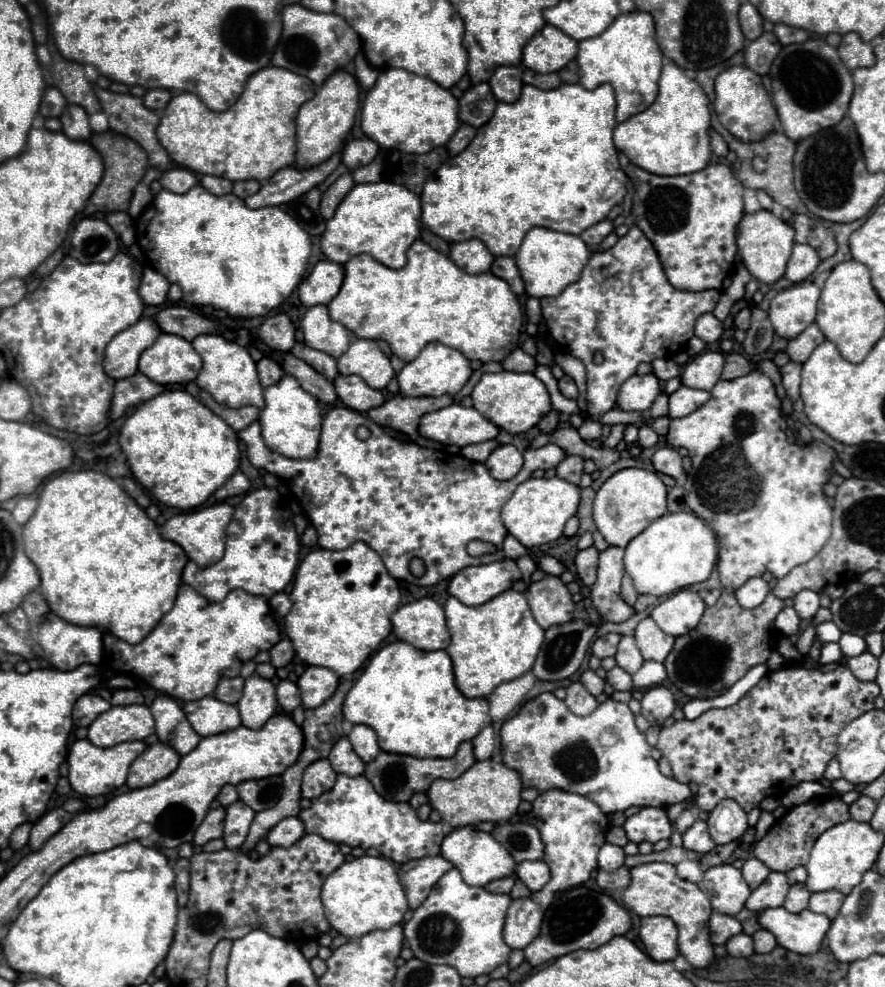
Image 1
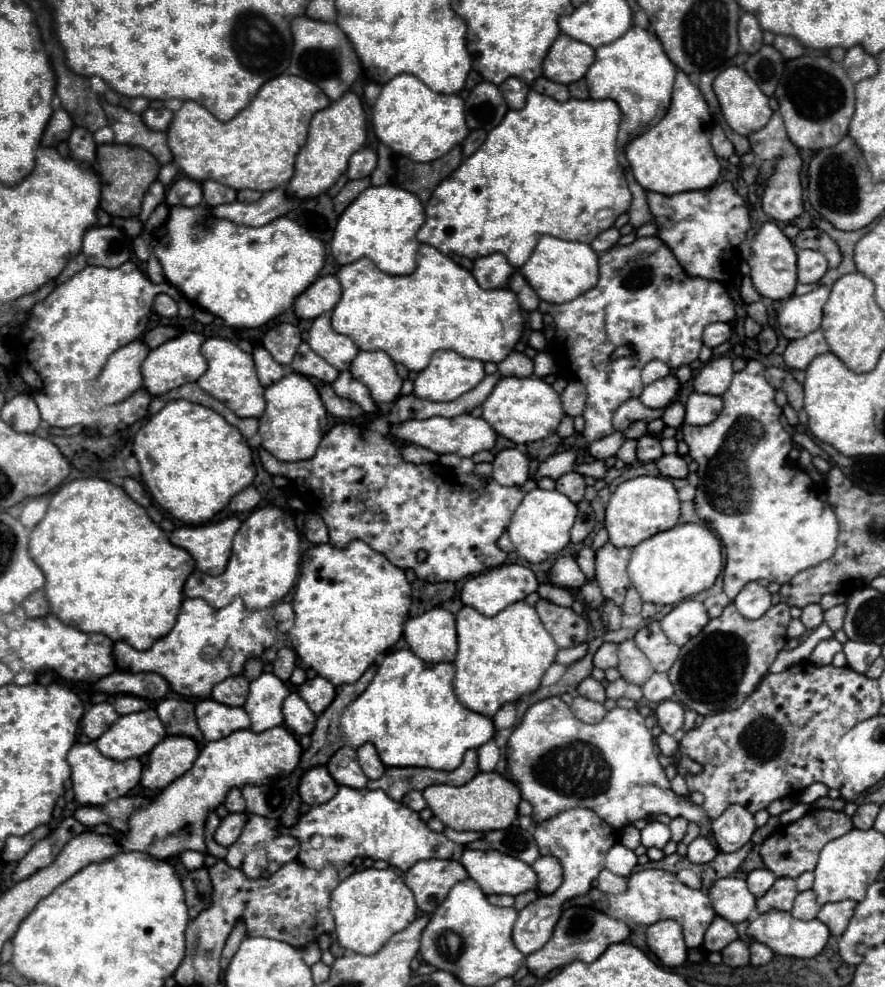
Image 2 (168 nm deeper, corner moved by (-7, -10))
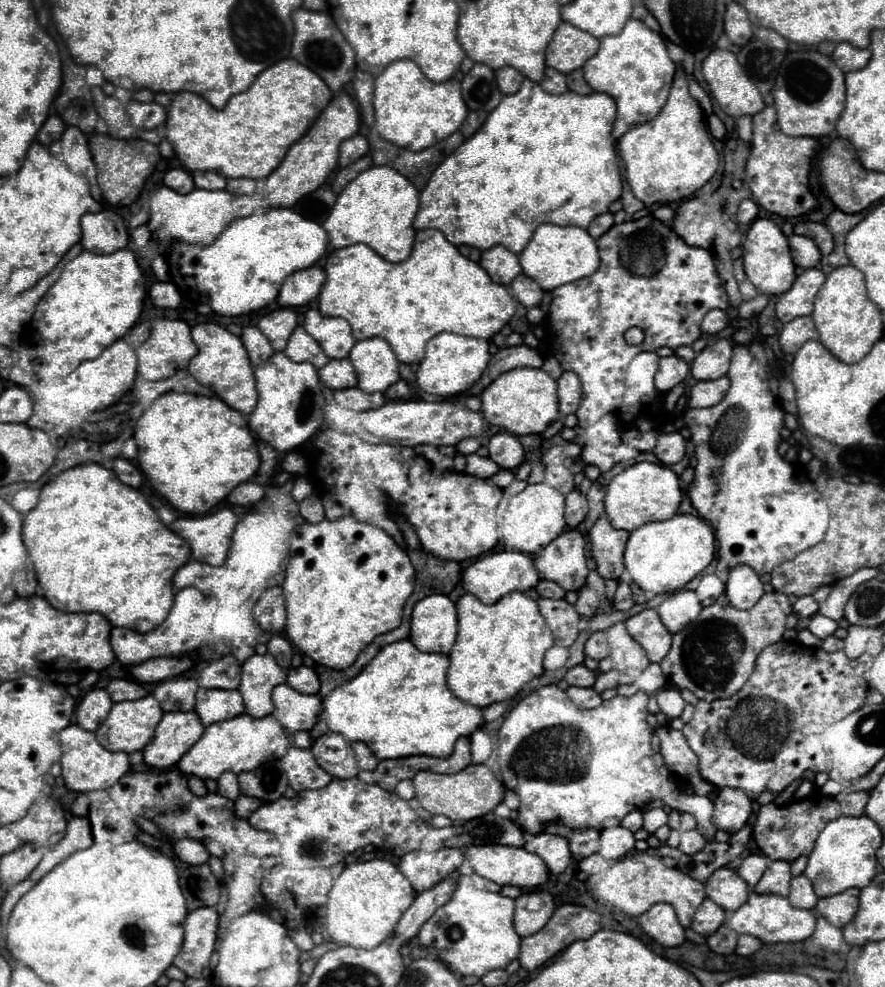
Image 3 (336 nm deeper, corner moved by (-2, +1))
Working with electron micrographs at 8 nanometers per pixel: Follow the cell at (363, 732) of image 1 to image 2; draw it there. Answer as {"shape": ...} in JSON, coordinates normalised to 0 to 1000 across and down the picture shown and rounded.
{"shape":[[[411,754],[402,762],[405,762],[405,772],[407,772],[407,776],[416,788],[423,790],[423,788],[429,788],[429,784],[434,784],[436,776],[429,772],[427,762],[420,754]]]}

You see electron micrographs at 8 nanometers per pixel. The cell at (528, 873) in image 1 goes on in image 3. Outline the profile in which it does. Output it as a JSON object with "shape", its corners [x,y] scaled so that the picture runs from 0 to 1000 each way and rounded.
{"shape":[[[623,844],[602,846],[602,848],[595,850],[593,860],[598,864],[609,866],[618,874],[618,878],[620,878],[620,882],[625,887],[636,884],[647,874],[647,866],[645,866],[643,854],[634,846],[623,846]]]}

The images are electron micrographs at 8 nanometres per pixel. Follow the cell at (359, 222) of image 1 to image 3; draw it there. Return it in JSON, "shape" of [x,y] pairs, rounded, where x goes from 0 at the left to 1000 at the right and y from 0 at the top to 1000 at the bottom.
{"shape":[[[419,167],[406,175],[381,200],[369,224],[365,226],[372,236],[372,246],[379,252],[412,246],[442,266],[458,264],[464,258],[469,232],[467,222],[473,212],[473,196],[460,179],[437,167]]]}

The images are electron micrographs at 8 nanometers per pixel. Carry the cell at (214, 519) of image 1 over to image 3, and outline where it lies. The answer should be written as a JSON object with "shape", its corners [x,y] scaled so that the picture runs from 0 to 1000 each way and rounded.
{"shape":[[[254,514],[227,524],[202,524],[191,536],[214,550],[220,568],[250,572],[256,566],[266,530],[268,522]]]}

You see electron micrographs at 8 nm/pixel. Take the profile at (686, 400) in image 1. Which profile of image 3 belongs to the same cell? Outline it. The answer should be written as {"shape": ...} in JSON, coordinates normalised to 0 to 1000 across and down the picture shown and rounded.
{"shape":[[[824,382],[808,386],[790,386],[779,398],[779,412],[806,412],[817,404],[824,390]]]}

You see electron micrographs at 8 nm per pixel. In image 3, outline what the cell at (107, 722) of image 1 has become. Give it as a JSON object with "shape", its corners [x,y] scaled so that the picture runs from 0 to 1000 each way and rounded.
{"shape":[[[166,704],[155,710],[134,710],[128,714],[121,728],[107,741],[107,747],[123,761],[141,761],[141,763],[159,761],[173,749],[175,737],[182,730],[182,726],[184,726],[184,720],[180,716],[180,710],[173,704]]]}

